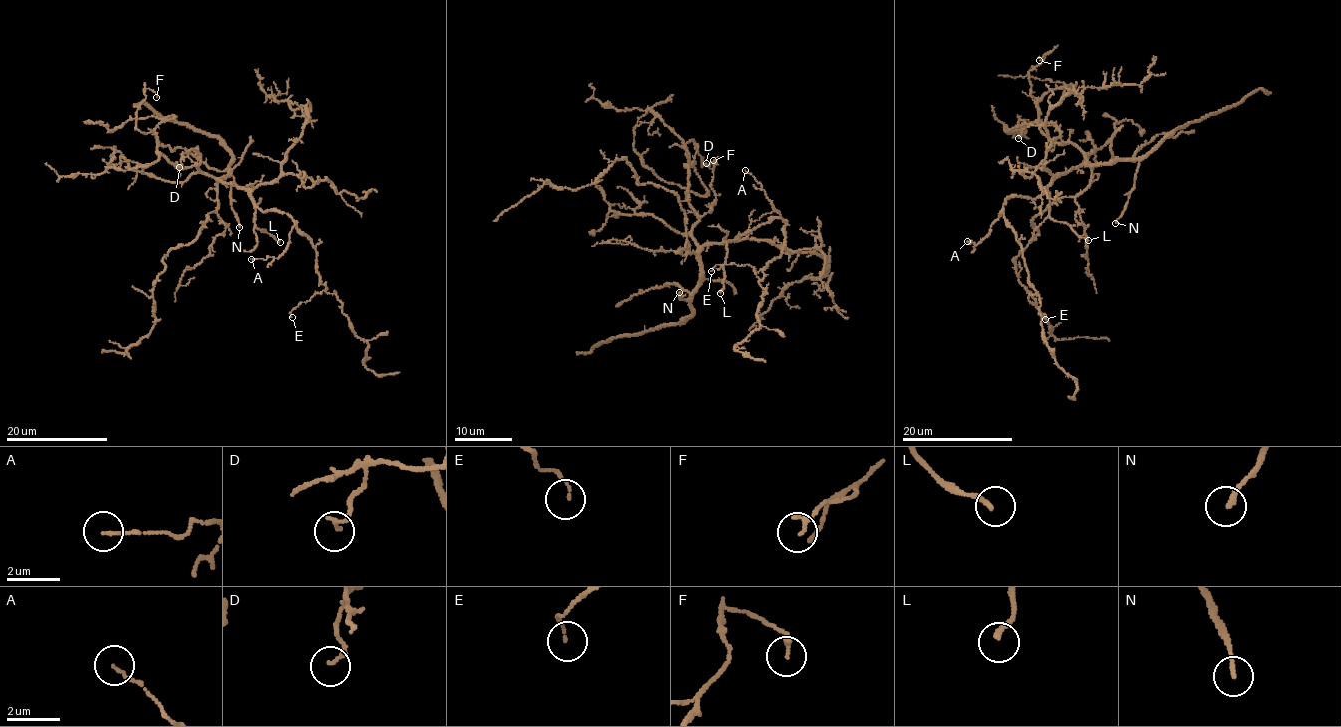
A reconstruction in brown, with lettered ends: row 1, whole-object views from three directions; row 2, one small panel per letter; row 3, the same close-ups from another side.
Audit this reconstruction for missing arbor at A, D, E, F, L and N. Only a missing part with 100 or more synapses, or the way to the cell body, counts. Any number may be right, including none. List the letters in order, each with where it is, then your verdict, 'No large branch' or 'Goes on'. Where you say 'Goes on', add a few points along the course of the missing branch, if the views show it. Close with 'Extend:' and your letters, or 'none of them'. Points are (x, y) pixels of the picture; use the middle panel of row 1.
A: Place: (745, 170). No large branch
D: Place: (706, 163). No large branch
E: Place: (711, 271). No large branch
F: Place: (713, 160). No large branch
L: Place: (720, 293). No large branch
N: Place: (679, 292). Goes on. Course of what is missing: (679, 292), (687, 266), (673, 240), (655, 238), (626, 209), (665, 126), (787, 42), (784, 17)
Extend: N

